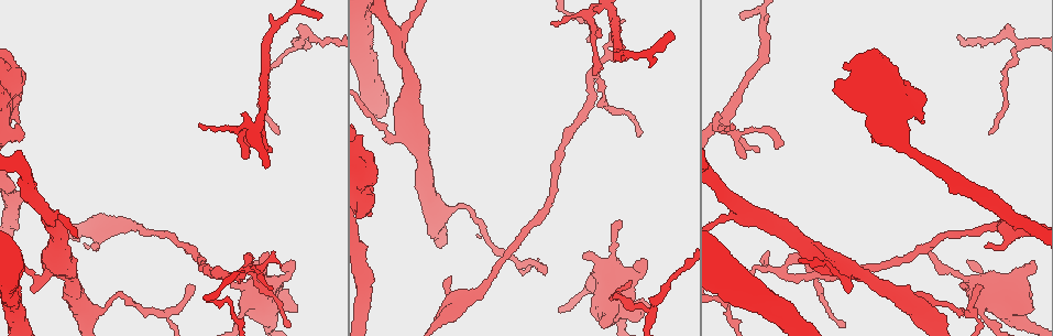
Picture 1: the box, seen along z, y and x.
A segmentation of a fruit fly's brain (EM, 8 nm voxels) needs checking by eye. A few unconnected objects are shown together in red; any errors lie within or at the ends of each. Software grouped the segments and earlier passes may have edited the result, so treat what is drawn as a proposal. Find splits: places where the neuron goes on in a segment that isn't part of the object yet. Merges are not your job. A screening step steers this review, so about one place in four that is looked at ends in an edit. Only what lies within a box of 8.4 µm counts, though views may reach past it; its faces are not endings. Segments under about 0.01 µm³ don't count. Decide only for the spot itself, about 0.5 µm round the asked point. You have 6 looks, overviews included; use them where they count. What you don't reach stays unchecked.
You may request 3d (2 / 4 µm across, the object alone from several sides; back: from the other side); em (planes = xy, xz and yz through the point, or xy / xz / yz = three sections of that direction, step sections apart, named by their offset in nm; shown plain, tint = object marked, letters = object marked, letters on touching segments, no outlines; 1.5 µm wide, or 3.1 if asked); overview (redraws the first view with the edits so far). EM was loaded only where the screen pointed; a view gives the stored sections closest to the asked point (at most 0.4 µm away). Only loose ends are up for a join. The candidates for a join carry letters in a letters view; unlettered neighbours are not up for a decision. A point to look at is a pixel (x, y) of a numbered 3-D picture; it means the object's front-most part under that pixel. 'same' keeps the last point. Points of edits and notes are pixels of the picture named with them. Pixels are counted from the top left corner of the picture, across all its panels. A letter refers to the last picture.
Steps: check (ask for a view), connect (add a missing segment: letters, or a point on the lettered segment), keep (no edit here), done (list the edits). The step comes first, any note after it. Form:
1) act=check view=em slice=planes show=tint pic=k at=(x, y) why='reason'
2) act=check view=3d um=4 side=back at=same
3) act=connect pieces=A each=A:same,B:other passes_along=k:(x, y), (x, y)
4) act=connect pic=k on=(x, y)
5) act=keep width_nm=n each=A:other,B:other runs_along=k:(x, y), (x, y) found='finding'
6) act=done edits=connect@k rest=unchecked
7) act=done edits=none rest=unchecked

act=check view=em slice=yz step=8 show=letters pic=1 at=(270, 289) why='thin end'

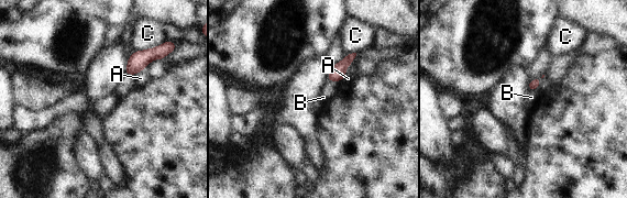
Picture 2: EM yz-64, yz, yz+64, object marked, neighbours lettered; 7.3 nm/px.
act=check view=em slice=planes show=letters at=same

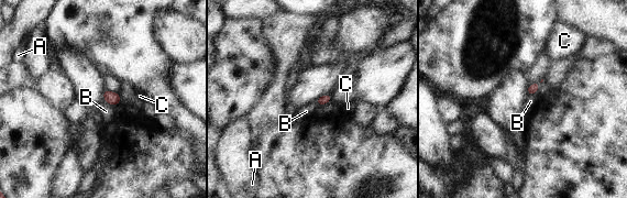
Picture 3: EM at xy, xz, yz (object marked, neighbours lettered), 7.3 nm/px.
act=keep longest_contact=B:90nm each=A:other,B:other,C:other found='none of them fits'

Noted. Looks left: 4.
act=check view=3d um=2 pic=1 at=(619, 222) why='tapers out'

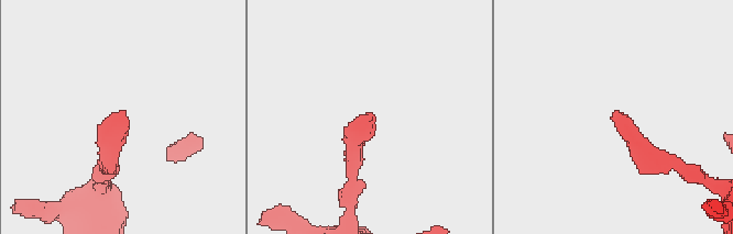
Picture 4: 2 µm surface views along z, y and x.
act=check view=em slice=planes show=tint pic=4 at=(614, 111) why='now the EM'

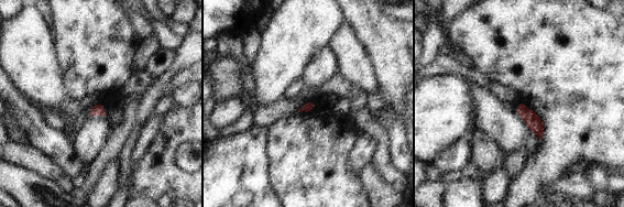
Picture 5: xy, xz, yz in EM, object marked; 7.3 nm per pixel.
act=check view=em slice=planes show=letters at=same why='see the neighbours'

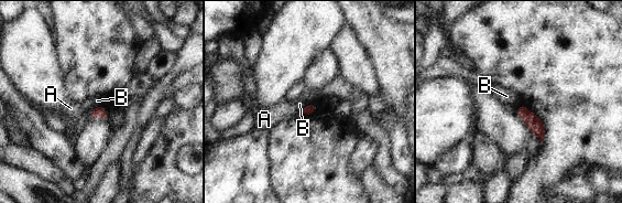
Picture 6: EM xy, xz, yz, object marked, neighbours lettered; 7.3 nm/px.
act=keep each=A:other,B:other border=6:(308, 103), (298, 113) found='none of them fits'

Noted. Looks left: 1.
act=check view=em slice=planes show=letters pic=1 at=(450, 277) why='thin end'

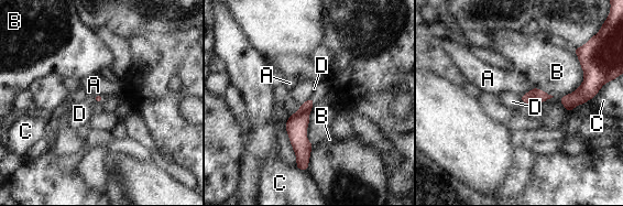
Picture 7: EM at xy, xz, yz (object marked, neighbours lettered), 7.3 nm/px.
act=keep each=A:other,B:other,C:other,D:other border=7:(314, 97), (310, 97), (301, 105) found='no lettered segment goes on from it'

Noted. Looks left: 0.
act=done edits=none rest=unchecked

